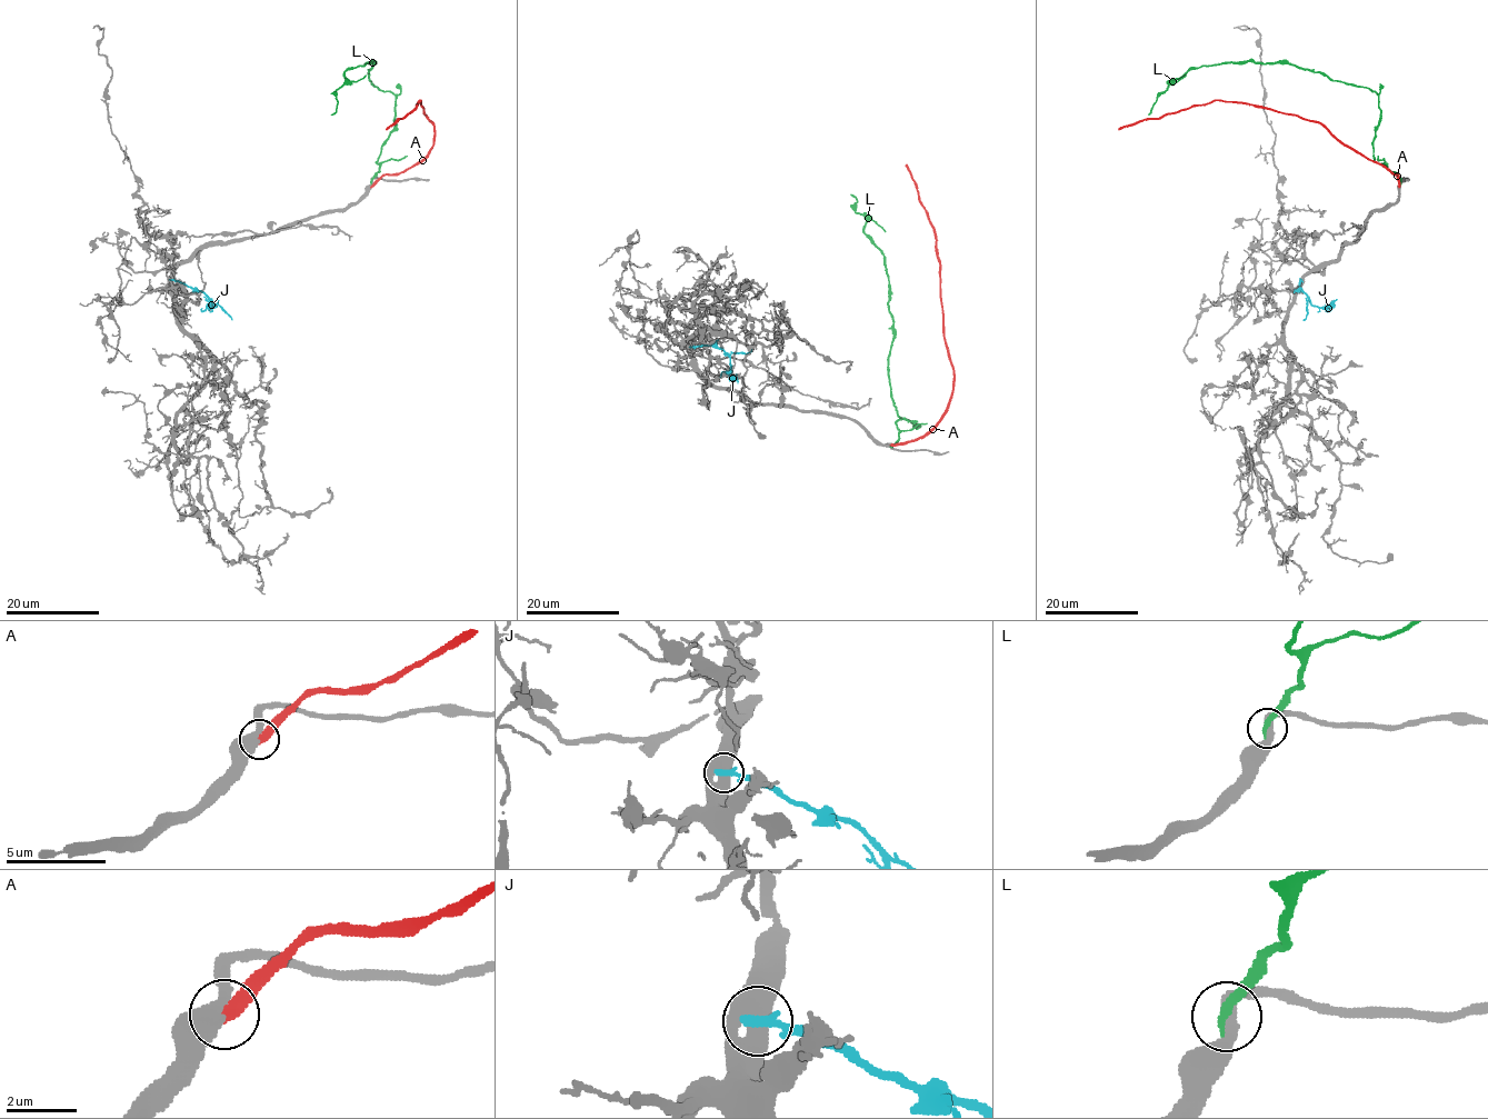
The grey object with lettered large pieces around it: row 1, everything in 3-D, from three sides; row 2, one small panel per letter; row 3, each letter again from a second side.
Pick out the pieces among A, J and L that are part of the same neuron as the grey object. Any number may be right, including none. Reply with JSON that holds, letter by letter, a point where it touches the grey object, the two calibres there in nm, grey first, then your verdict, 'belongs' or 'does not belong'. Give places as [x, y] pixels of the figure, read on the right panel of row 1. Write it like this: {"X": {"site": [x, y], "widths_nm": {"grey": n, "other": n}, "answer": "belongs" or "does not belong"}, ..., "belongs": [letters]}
{"A": {"site": [1398, 186], "widths_nm": {"grey": 480, "other": 400}, "answer": "belongs"}, "J": {"site": [1301, 279], "widths_nm": {"grey": 600, "other": 280}, "answer": "does not belong"}, "L": {"site": [1400, 181], "widths_nm": {"grey": 360, "other": 300}, "answer": "does not belong"}, "belongs": ["A"]}

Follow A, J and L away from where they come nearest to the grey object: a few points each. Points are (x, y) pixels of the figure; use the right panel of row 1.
A: (1398, 186), (1396, 175), (1345, 146), (1318, 122), (1248, 103), (1212, 100), (1118, 129)
J: (1300, 280), (1299, 288), (1311, 303), (1327, 307), (1337, 300)
L: (1400, 181), (1375, 160), (1378, 96), (1369, 88), (1329, 79), (1288, 63), (1190, 68), (1171, 80), (1148, 115)

